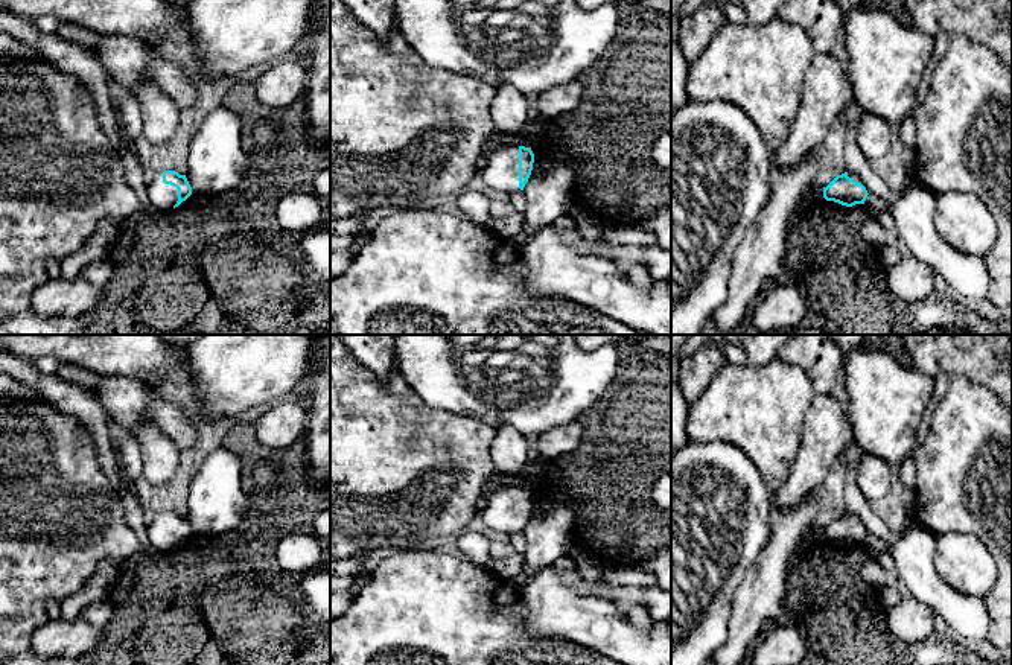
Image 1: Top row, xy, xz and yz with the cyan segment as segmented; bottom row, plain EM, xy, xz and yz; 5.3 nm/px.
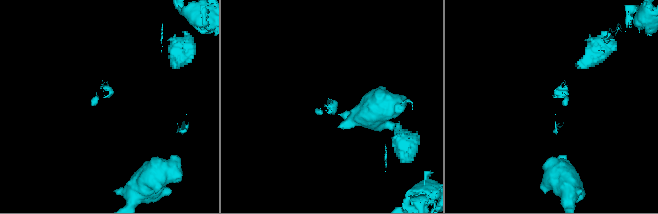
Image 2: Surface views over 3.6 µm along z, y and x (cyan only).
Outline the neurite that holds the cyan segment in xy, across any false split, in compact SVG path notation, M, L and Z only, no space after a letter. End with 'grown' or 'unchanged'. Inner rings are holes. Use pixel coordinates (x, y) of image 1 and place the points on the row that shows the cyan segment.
M164 170L149 177L146 190L149 205L164 212L178 207L192 195L186 175L175 170Z | grown

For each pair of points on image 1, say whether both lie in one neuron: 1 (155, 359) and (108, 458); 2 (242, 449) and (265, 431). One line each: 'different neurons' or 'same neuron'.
1: different neurons
2: different neurons

